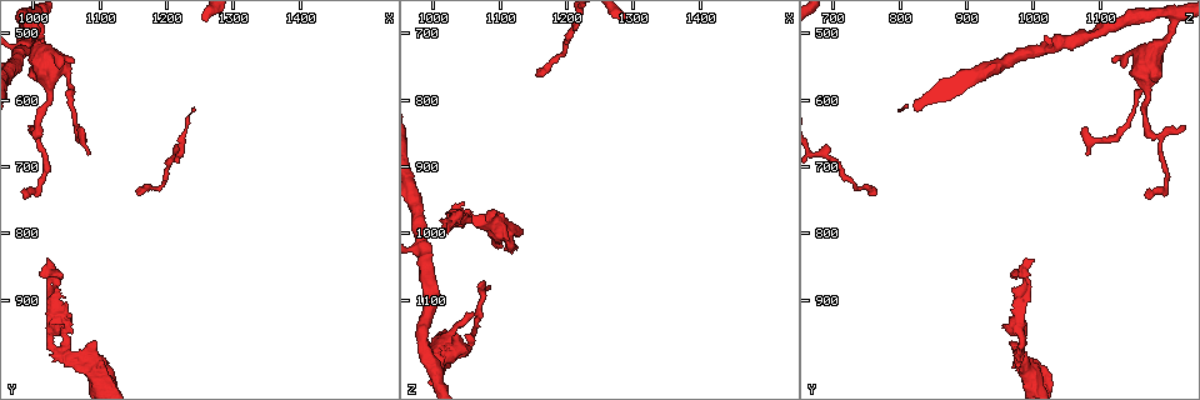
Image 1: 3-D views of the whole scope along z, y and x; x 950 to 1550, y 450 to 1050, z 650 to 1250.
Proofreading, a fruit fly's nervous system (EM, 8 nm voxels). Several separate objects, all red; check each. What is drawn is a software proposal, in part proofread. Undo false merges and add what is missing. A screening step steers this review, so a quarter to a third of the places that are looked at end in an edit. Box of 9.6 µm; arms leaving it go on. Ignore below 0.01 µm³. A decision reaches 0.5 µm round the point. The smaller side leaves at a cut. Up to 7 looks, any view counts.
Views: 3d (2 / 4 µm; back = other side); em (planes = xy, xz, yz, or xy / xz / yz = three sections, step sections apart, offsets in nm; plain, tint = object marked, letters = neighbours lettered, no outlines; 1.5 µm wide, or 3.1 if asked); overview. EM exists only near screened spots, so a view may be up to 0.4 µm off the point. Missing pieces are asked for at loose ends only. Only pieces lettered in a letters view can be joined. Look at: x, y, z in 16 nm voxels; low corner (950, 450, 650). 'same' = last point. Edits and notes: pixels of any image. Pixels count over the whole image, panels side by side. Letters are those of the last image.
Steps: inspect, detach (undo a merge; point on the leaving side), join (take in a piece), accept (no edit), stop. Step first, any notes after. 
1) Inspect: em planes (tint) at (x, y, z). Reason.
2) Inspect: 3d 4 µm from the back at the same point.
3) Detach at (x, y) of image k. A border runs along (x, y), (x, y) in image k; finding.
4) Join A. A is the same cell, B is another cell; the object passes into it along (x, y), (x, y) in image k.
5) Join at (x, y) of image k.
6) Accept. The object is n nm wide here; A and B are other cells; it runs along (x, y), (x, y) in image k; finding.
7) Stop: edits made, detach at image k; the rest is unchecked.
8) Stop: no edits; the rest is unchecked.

Inspect: em xz step 4 (tint) at (1085, 685, 1080). An open end.

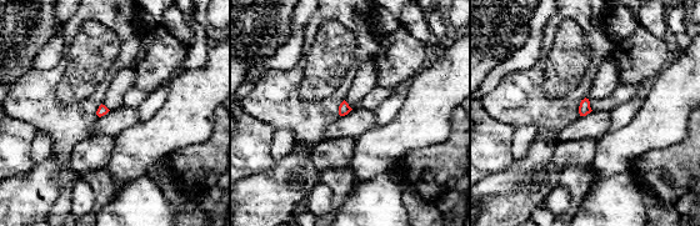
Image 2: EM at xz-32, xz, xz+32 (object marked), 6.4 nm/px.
Inspect: em yz step 8 (letters) at the same point. Another direction.

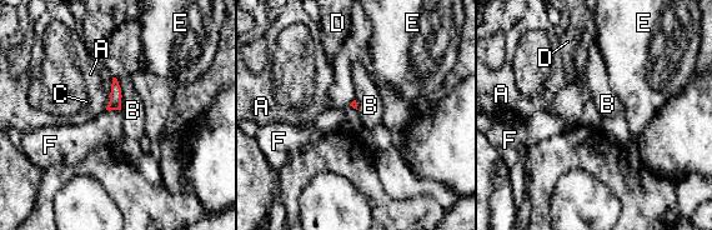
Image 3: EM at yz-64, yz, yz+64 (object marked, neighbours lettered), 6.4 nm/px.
Accept. The longest contact is with B, 220 nm; A, B, C, D, E and F are other cells; a border runs along (106, 109), (119, 110) in image 3; none of them fits.

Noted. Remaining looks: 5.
Inspect: em planes (letters) at (1005, 505, 1200). Sharp bend.

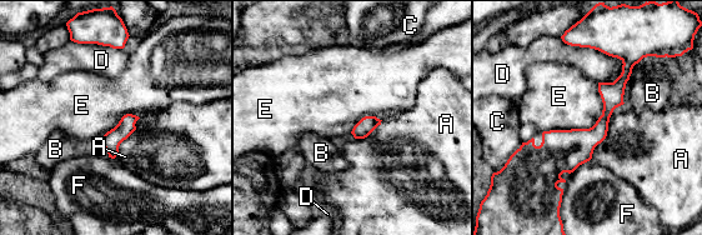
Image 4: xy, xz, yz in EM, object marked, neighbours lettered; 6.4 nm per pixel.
Accept. The longest contact is with E, 480 nm; A, B, C, D, E and F are other cells; it runs along (635, 59), (587, 139), (524, 149) in image 4; all the same cell.

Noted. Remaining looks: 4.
Stop: no edits; the rest is unchecked.

